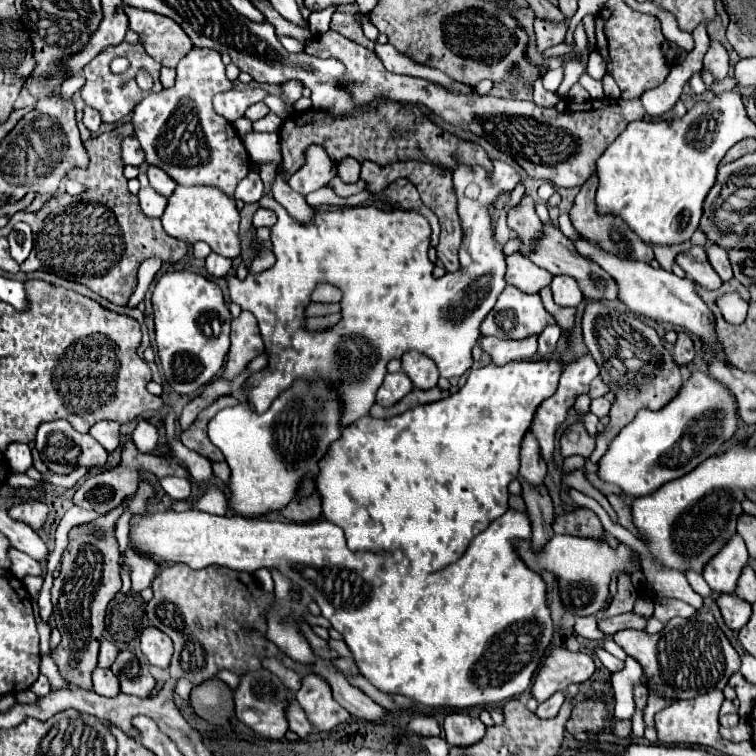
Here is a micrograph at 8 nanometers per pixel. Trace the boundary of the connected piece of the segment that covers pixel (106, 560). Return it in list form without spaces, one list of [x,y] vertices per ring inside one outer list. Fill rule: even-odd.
[[[122,505],[94,521],[98,523],[98,527],[110,527],[110,535],[106,535],[106,539],[94,539],[94,535],[86,535],[84,531],[80,531],[80,527],[74,527],[70,531],[70,543],[62,555],[62,573],[58,575],[58,579],[54,579],[54,585],[50,589],[54,605],[54,625],[62,633],[60,647],[50,655],[58,663],[62,677],[68,683],[84,689],[90,689],[90,675],[96,669],[106,607],[122,587],[122,581],[118,577],[120,553],[114,537],[114,523],[120,513]]]

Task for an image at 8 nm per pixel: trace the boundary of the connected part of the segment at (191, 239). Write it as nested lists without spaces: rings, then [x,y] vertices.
[[[182,187],[174,189],[174,195],[168,197],[168,207],[162,215],[164,229],[184,243],[192,245],[196,241],[204,241],[210,249],[222,257],[236,259],[240,255],[240,239],[238,239],[238,223],[240,215],[236,209],[236,201],[228,195],[222,195],[216,187]]]

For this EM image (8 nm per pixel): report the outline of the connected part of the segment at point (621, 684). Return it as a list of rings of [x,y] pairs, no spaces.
[[[626,659],[626,667],[620,673],[612,673],[610,677],[614,689],[614,715],[618,719],[630,719],[635,712],[633,687],[636,683],[644,685],[642,667],[634,659]]]

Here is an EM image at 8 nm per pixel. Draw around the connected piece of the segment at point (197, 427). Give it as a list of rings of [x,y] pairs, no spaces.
[[[232,395],[232,397],[216,399],[216,401],[214,401],[210,407],[206,407],[206,409],[198,415],[198,419],[182,433],[180,441],[182,441],[188,449],[200,453],[202,457],[206,457],[206,459],[210,459],[210,461],[222,461],[222,453],[220,453],[220,451],[216,449],[216,445],[208,439],[208,421],[210,421],[212,415],[216,415],[220,409],[224,409],[224,407],[228,407],[228,405],[238,405],[238,403],[240,403],[240,399],[236,399],[234,395]]]

